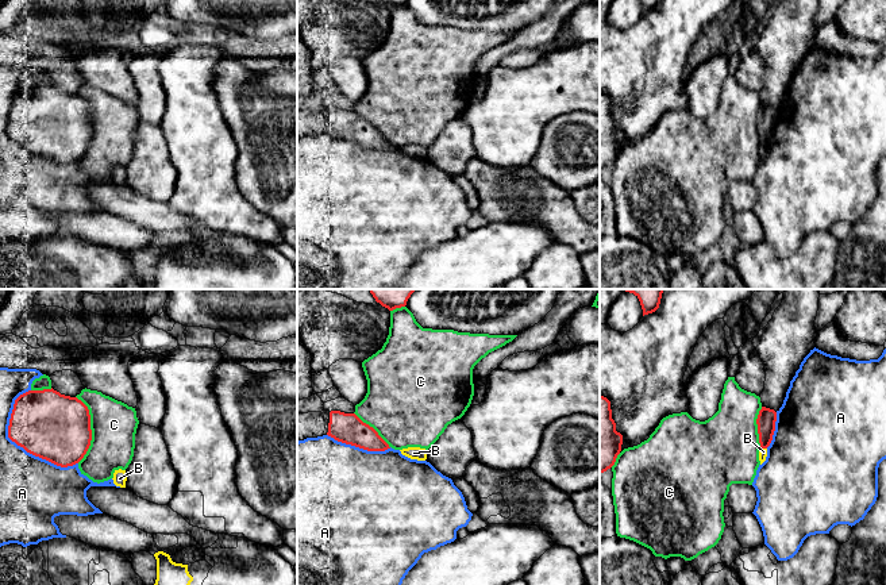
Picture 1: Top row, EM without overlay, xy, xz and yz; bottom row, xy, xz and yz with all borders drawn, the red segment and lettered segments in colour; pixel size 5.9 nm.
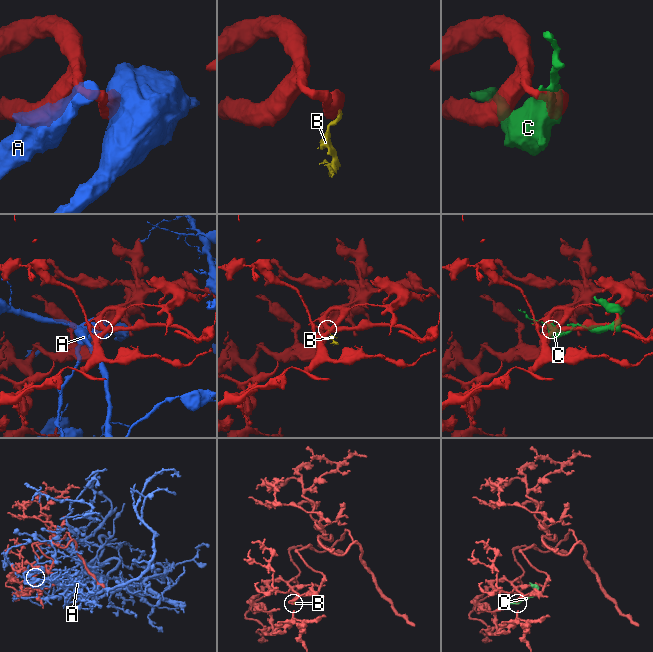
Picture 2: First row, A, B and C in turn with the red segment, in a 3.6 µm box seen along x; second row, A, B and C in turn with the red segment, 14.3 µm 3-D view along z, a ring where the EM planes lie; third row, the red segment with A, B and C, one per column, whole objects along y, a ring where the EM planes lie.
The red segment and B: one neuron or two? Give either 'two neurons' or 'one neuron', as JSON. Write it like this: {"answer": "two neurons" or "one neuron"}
{"answer": "two neurons"}

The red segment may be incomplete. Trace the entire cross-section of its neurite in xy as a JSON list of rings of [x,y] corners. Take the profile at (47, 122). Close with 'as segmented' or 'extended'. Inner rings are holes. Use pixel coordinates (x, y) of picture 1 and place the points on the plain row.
[[[51,86],[28,88],[14,101],[8,135],[27,150],[57,163],[78,161],[90,138],[90,112],[77,95]]]; as segmented

